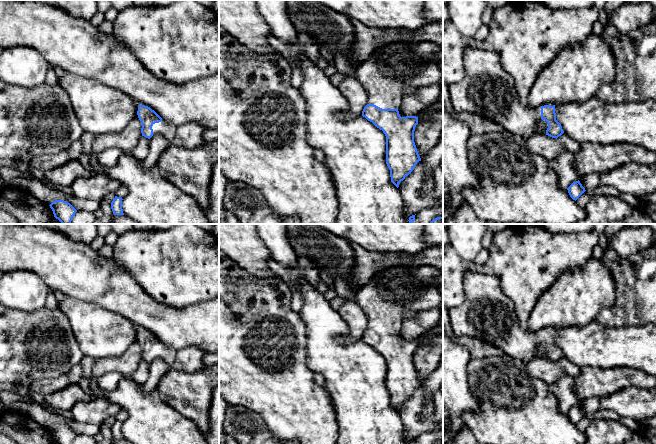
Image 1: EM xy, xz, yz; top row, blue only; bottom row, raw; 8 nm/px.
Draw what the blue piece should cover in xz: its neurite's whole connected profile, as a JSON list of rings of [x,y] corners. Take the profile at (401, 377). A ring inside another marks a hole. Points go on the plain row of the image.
[[[397,265],[384,269],[356,290],[356,302],[368,319],[368,327],[362,335],[362,340],[382,354],[386,360],[386,388],[390,394],[391,406],[397,412],[399,407],[421,385],[414,366],[414,355],[418,348],[418,341],[401,341],[398,333],[404,319],[414,317],[418,312],[424,310],[441,308],[443,297],[434,284],[439,273],[439,269],[429,265],[417,268]]]

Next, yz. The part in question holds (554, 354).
[[[468,272],[463,279],[464,301],[449,310],[449,318],[455,337],[470,336],[499,348],[503,354],[523,364],[533,359],[537,347],[542,343],[548,348],[546,359],[558,362],[564,355],[556,344],[555,329],[532,331],[522,328],[513,301],[505,295],[497,277]]]

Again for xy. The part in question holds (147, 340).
[[[139,329],[137,339],[142,348],[142,360],[150,363],[152,360],[160,358],[168,364],[174,362],[177,350],[162,343],[150,331]]]

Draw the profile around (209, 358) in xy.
[[[219,352],[206,353],[203,357],[203,363],[205,366],[218,364],[219,363]]]

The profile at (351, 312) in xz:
[[[345,301],[339,308],[338,313],[349,326],[349,334],[339,338],[338,341],[346,344],[361,339],[368,327],[368,319],[359,304],[357,302]]]

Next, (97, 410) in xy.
[[[100,395],[88,402],[76,403],[71,408],[71,413],[75,422],[100,426],[107,418],[114,417],[120,409],[118,404]]]

